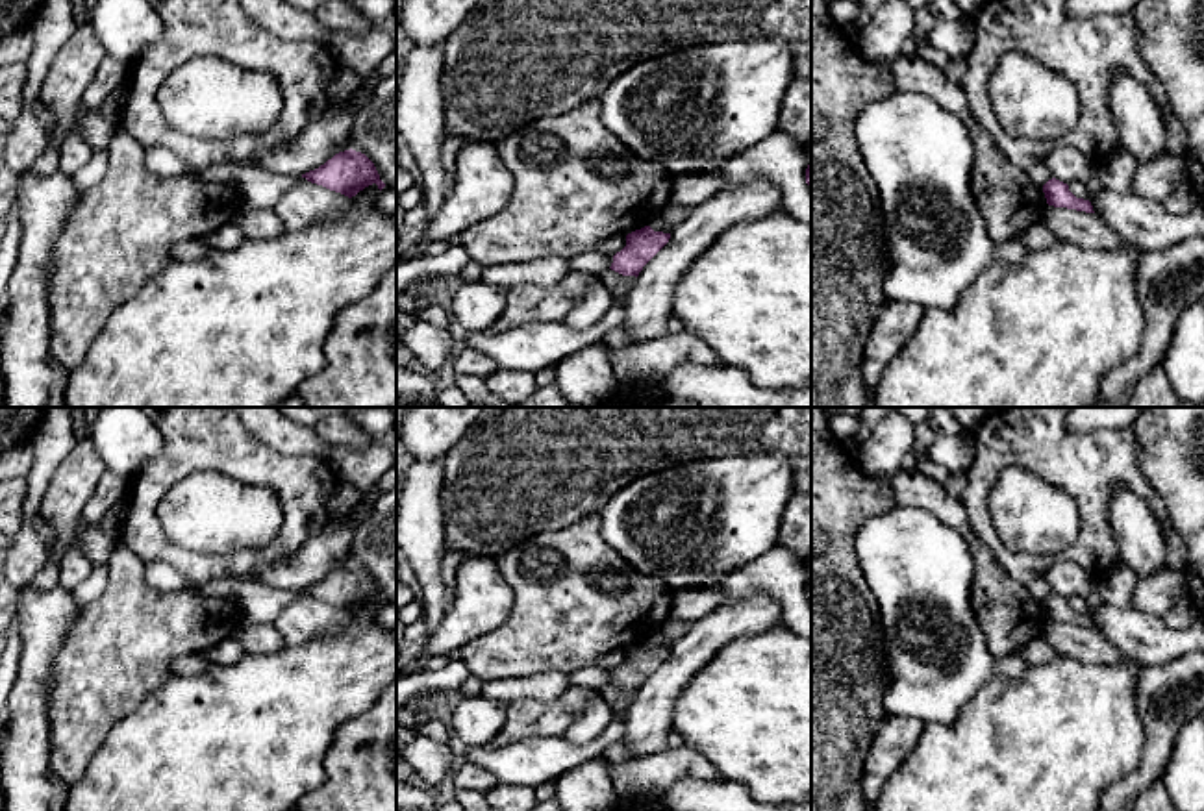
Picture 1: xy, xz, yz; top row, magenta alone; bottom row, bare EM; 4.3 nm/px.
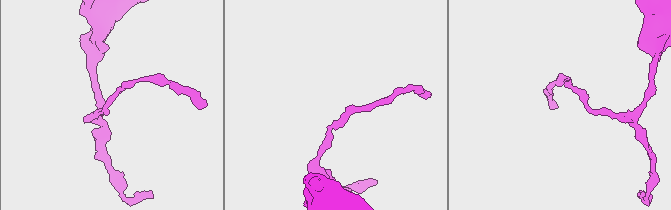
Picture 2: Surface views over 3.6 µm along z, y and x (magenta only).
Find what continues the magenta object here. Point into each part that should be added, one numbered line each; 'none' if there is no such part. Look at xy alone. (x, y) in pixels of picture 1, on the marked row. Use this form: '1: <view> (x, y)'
none

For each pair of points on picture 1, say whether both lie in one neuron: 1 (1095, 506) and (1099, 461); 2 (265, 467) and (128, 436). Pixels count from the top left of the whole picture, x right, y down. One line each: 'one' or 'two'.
1: one
2: two

